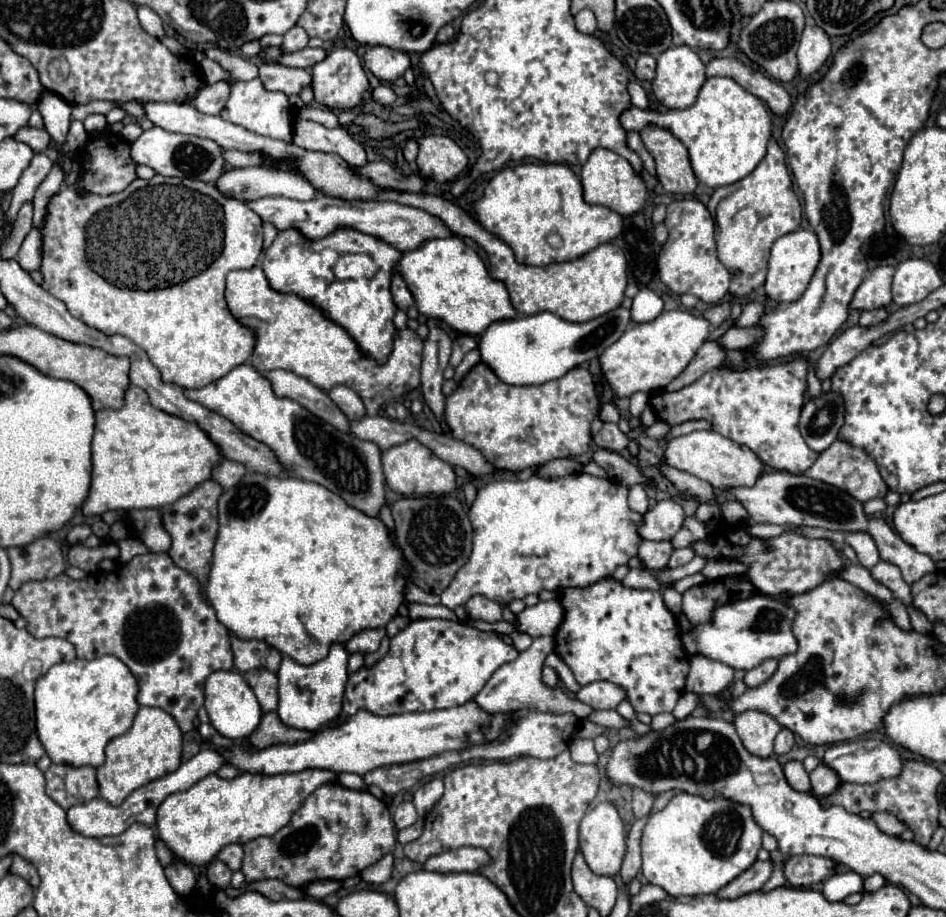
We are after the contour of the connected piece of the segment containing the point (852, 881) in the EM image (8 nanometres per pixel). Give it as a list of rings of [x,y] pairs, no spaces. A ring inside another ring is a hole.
[[[850,869],[830,875],[824,881],[824,889],[822,889],[828,901],[844,901],[848,895],[862,893],[862,891],[864,891],[864,877]]]

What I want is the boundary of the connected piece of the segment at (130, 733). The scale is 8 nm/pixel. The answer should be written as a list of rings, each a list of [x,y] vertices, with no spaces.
[[[140,707],[132,727],[106,745],[106,763],[96,769],[100,797],[120,805],[138,787],[174,773],[182,763],[182,731],[176,721],[158,707]]]

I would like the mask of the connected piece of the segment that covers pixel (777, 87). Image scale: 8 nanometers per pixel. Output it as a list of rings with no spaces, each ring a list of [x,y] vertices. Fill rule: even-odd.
[[[722,57],[712,59],[706,67],[706,77],[714,77],[714,75],[734,79],[748,93],[752,93],[760,101],[764,101],[774,115],[786,115],[792,107],[790,95],[778,81],[768,79],[764,73],[740,63],[738,59],[722,59]]]

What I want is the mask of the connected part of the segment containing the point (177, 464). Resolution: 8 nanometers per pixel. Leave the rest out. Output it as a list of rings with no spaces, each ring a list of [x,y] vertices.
[[[128,385],[124,393],[124,405],[116,409],[100,409],[96,411],[96,427],[92,439],[92,483],[88,497],[82,505],[82,513],[88,517],[102,515],[110,509],[160,509],[164,505],[172,505],[178,497],[190,493],[194,485],[210,479],[212,467],[220,461],[218,449],[210,445],[210,439],[198,425],[190,425],[180,417],[170,417],[160,409],[154,409],[146,397],[144,389],[136,385]]]

